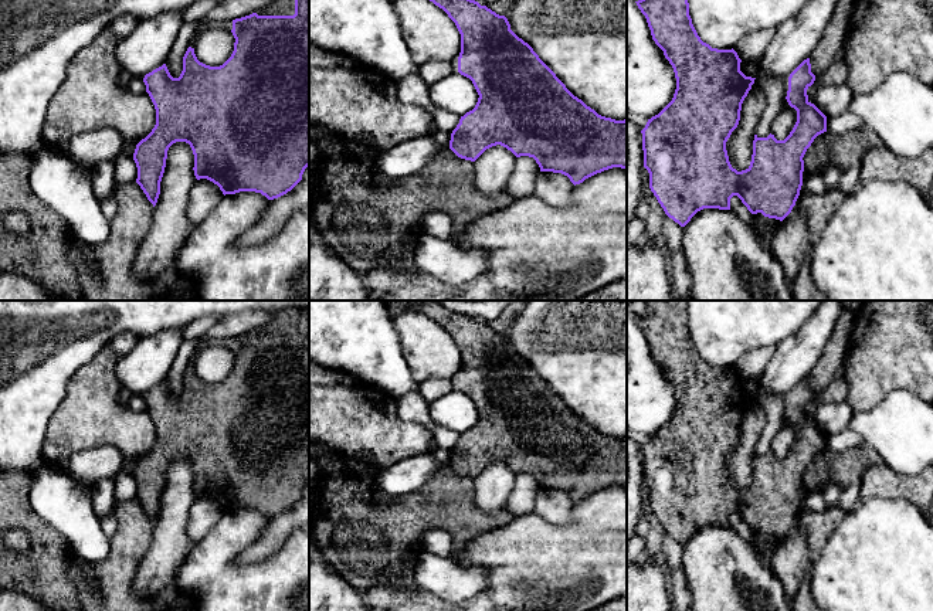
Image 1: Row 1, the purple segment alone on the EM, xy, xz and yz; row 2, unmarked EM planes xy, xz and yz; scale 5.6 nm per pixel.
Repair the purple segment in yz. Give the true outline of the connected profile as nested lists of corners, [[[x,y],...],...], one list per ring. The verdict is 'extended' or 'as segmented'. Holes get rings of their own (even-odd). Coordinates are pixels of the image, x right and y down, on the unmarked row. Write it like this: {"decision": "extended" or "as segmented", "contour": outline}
{"decision": "as segmented", "contour": [[[647,301],[645,313],[635,320],[637,320],[638,326],[641,327],[641,330],[647,336],[652,357],[664,369],[664,373],[672,383],[675,396],[676,396],[676,407],[675,407],[672,418],[658,432],[648,437],[645,445],[641,448],[642,468],[644,468],[644,485],[649,491],[649,506],[654,510],[654,513],[657,515],[661,525],[664,526],[665,532],[669,536],[672,536],[675,540],[678,540],[681,544],[685,544],[691,539],[691,536],[703,526],[730,527],[730,516],[733,513],[737,513],[752,532],[761,530],[764,534],[783,539],[791,530],[791,527],[795,523],[795,519],[800,513],[800,508],[803,503],[803,489],[804,489],[803,475],[804,475],[807,466],[814,459],[814,456],[818,452],[827,449],[827,434],[814,421],[811,421],[808,418],[808,413],[807,413],[807,407],[815,398],[815,393],[811,390],[810,376],[804,377],[788,394],[788,408],[787,408],[786,417],[787,417],[788,422],[797,428],[797,439],[795,439],[793,448],[784,458],[777,458],[774,455],[774,452],[771,452],[771,451],[767,455],[759,455],[757,452],[754,452],[753,472],[752,472],[750,483],[746,488],[737,489],[736,486],[732,485],[732,482],[729,479],[726,459],[730,455],[732,449],[739,442],[742,421],[743,421],[744,415],[747,414],[749,408],[752,407],[752,403],[754,401],[756,396],[746,394],[740,388],[742,377],[739,376],[737,370],[733,366],[732,367],[712,366],[709,361],[706,361],[700,357],[700,354],[698,353],[698,350],[692,342],[692,336],[689,333],[688,302],[686,301]]]}

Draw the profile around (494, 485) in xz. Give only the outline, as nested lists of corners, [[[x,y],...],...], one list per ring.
[[[496,462],[486,466],[475,479],[475,505],[486,513],[506,509],[506,502],[515,488],[516,473]]]

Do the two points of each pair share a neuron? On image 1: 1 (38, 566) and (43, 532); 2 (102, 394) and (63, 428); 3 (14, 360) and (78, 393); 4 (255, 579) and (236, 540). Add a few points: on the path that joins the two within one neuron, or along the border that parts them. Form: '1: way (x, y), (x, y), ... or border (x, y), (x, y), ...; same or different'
1: way (43, 557), (43, 540); same
2: way (92, 404), (73, 424); same
3: border (88, 362), (71, 377), (65, 396), (51, 417); different
4: way (241, 579), (237, 579), (224, 566), (224, 555); same

